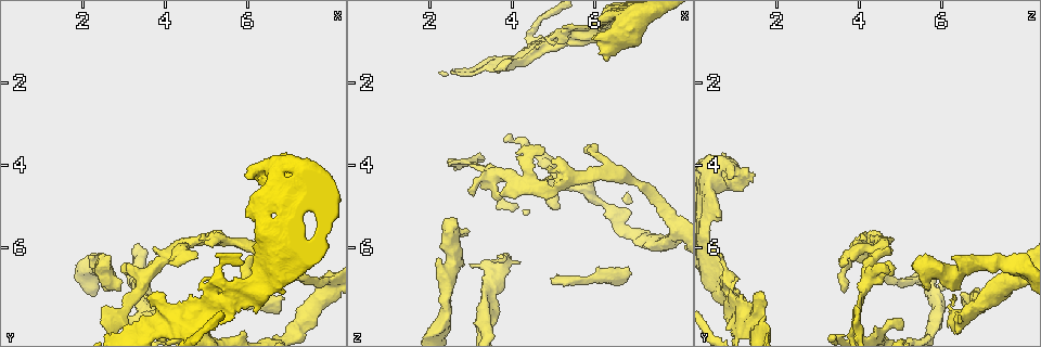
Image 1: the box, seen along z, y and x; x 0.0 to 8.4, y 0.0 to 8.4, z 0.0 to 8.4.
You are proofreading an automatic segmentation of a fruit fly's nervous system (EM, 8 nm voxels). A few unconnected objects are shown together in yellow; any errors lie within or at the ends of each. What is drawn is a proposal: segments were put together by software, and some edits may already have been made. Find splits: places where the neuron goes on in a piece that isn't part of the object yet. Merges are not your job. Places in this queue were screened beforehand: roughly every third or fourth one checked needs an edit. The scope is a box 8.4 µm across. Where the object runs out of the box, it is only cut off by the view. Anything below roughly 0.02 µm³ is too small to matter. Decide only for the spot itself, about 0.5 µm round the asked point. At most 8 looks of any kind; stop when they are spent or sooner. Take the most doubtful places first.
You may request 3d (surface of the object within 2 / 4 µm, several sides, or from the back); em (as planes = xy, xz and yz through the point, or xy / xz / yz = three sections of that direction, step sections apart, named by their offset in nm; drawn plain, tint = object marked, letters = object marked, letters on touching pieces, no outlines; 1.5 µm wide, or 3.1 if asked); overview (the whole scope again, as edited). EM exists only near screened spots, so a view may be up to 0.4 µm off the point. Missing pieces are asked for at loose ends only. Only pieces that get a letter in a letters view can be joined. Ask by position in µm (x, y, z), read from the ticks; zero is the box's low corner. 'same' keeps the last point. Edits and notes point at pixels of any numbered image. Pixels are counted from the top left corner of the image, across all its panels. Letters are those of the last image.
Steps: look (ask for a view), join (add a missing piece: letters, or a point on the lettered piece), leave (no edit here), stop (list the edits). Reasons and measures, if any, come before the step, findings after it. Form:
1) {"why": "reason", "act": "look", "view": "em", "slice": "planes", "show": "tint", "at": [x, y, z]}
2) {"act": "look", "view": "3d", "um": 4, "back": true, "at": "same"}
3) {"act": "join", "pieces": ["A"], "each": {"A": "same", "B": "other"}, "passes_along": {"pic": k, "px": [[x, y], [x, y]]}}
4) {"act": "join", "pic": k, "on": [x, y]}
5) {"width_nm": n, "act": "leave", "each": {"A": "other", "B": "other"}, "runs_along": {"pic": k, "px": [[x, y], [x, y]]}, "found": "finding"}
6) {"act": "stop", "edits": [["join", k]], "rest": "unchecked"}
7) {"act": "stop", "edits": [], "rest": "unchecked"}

{"why": "free end", "act": "look", "view": "em", "slice": "planes", "show": "plain", "at": [5.15, 7.85, 5.05]}

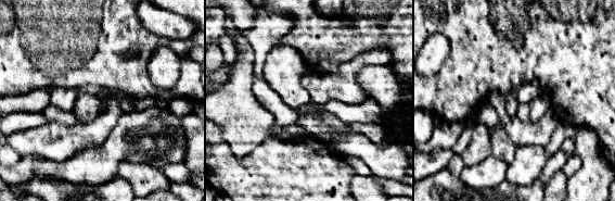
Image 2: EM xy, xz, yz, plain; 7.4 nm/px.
{"act": "look", "view": "em", "slice": "planes", "show": "letters", "at": "same"}

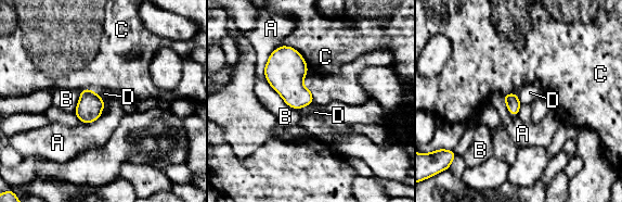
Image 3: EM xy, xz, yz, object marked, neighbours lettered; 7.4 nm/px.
{"act": "leave", "each": {"A": "other", "B": "other", "C": "other", "D": "other"}, "border": {"pic": 3, "px": [[282, 45], [269, 55], [264, 78]]}, "found": "no lettered piece goes on from it"}

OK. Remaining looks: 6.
{"why": "free end", "act": "look", "view": "3d", "um": 4, "at": [4.25, 6.40, 3.50]}

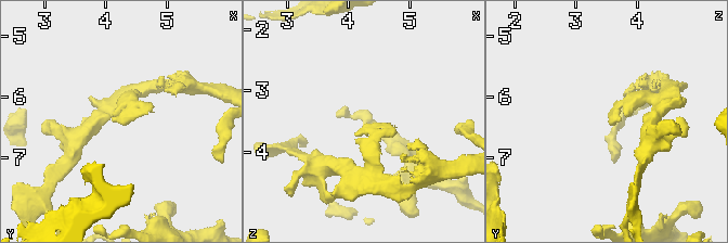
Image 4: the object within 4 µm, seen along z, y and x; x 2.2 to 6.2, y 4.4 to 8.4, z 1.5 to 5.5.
{"act": "look", "view": "em", "slice": "planes", "show": "letters", "at": [4.30, 6.45, 3.55]}

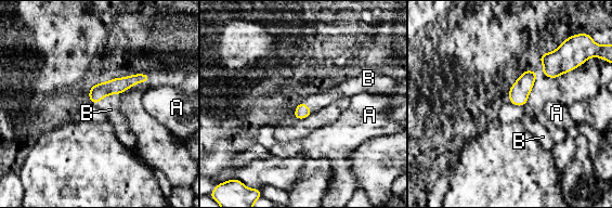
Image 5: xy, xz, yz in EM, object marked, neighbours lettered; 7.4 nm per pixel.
{"act": "join", "pieces": ["B"], "each": {"A": "other", "B": "same"}, "passes_along": {"pic": 5, "px": [[302, 111], [308, 106], [314, 102]]}, "found": "the neuron continues"}

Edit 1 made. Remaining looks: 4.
{"act": "stop", "edits": [["join", 5]], "rest": "unchecked"}

